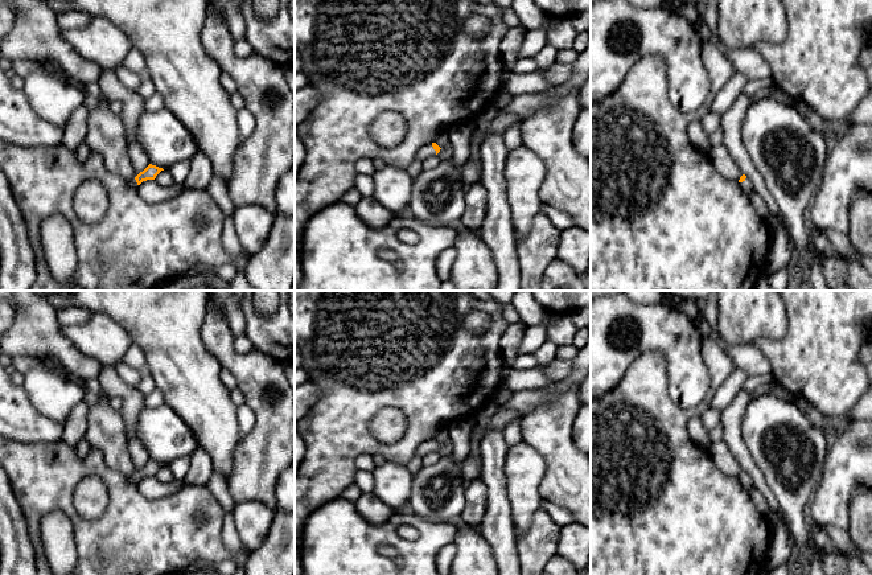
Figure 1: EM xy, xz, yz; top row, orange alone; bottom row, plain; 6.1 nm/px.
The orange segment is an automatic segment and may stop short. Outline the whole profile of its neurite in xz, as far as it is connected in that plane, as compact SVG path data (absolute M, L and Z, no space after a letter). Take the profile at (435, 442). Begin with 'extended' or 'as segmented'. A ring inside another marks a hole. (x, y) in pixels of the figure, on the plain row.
extended; M436 439L425 440L416 448L416 455L423 457L429 452L437 451L440 445L441 444Z

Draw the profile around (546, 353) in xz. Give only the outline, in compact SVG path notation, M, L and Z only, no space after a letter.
M546 341L544 344L542 344L534 352L538 365L550 364L551 361L554 361L556 358L558 348L559 346L551 341Z

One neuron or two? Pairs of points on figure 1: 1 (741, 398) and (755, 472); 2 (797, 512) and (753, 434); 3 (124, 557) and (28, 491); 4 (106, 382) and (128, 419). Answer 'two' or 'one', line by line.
1: one
2: one
3: one
4: one

